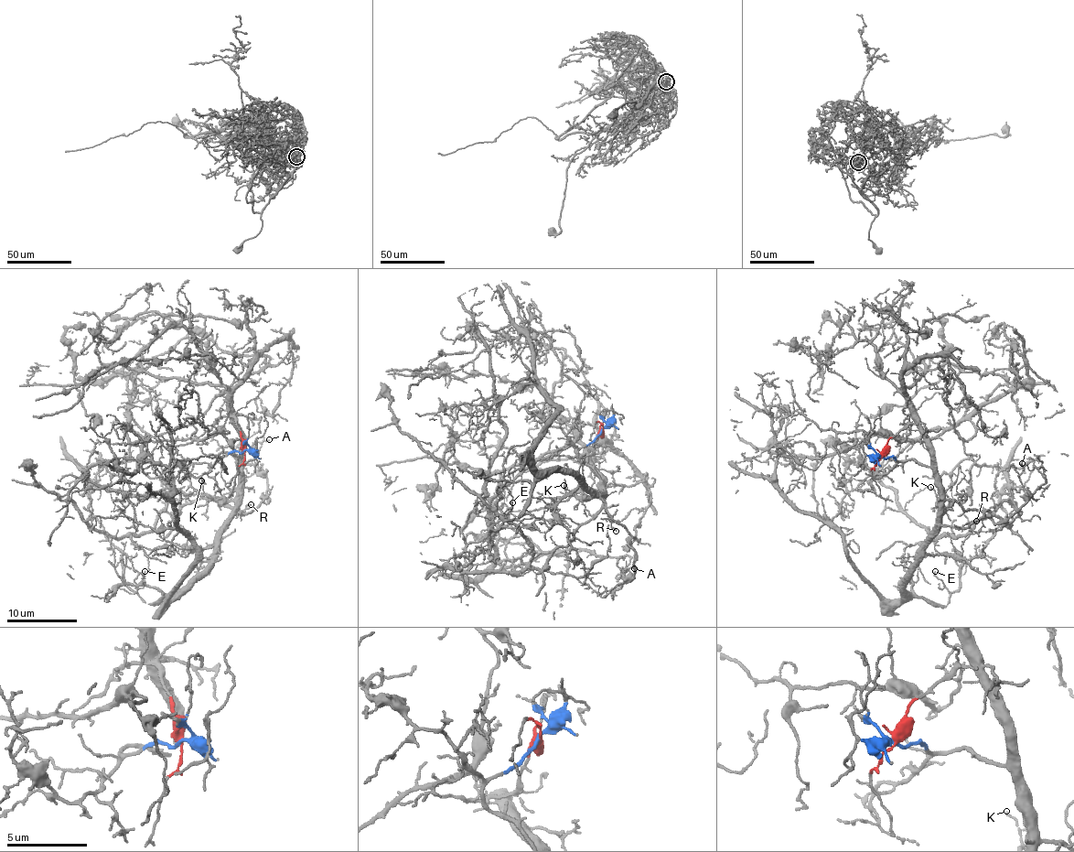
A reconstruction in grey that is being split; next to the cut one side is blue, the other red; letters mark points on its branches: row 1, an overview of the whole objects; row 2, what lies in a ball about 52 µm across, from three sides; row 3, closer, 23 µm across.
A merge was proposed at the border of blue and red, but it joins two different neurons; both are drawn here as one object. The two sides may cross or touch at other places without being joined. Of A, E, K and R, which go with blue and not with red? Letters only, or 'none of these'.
A, E, K, R

